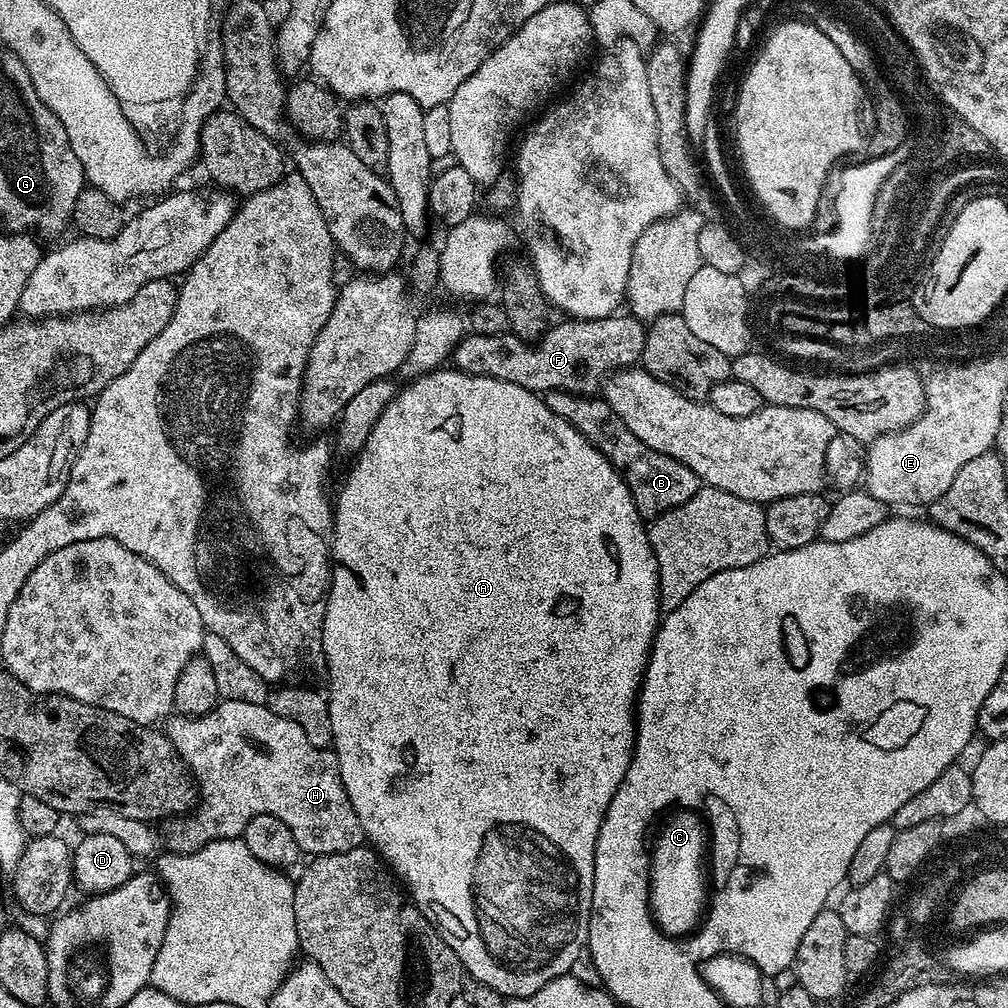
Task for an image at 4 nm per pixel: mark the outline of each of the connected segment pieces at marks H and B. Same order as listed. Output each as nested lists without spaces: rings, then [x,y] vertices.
[[[249,702],[225,703],[219,707],[218,718],[213,721],[212,734],[214,734],[213,742],[206,743],[204,751],[198,756],[199,761],[207,766],[198,792],[199,800],[195,805],[194,810],[179,817],[172,818],[167,821],[168,829],[162,832],[163,839],[166,841],[167,847],[173,852],[193,852],[202,846],[206,846],[211,840],[235,840],[243,837],[247,823],[250,822],[255,815],[273,815],[279,821],[284,822],[290,829],[290,834],[294,835],[294,840],[297,842],[301,853],[308,856],[324,856],[326,853],[345,853],[346,850],[356,849],[361,847],[366,840],[362,824],[358,819],[358,814],[354,811],[354,806],[350,804],[349,795],[346,794],[345,787],[342,786],[341,772],[338,770],[337,756],[333,749],[320,748],[311,745],[307,741],[306,734],[302,731],[302,726],[296,722],[292,722],[288,718],[282,718],[278,714],[274,714],[265,705],[254,705]]]
[[[550,390],[543,393],[543,402],[564,420],[565,425],[585,440],[589,440],[605,458],[614,465],[621,478],[626,482],[630,494],[634,498],[634,506],[645,521],[651,522],[666,510],[674,510],[674,506],[682,506],[682,502],[690,502],[694,494],[702,486],[702,481],[690,466],[662,454],[658,450],[650,450],[642,438],[630,431],[630,426],[622,422],[613,412],[608,401],[596,394],[578,396],[566,390]]]

